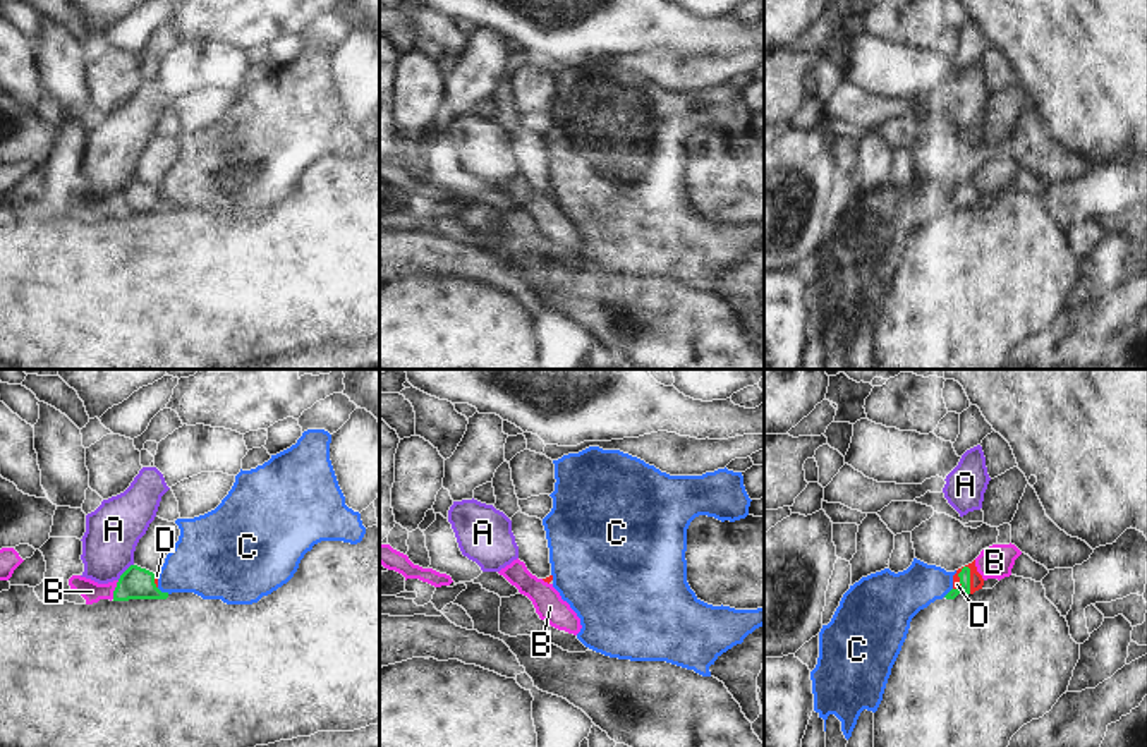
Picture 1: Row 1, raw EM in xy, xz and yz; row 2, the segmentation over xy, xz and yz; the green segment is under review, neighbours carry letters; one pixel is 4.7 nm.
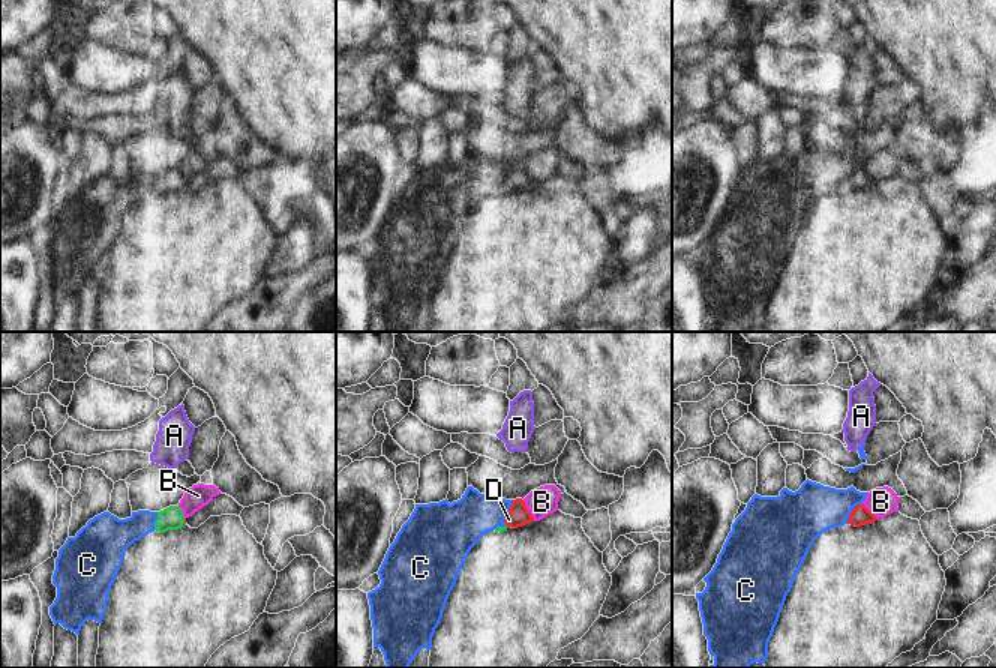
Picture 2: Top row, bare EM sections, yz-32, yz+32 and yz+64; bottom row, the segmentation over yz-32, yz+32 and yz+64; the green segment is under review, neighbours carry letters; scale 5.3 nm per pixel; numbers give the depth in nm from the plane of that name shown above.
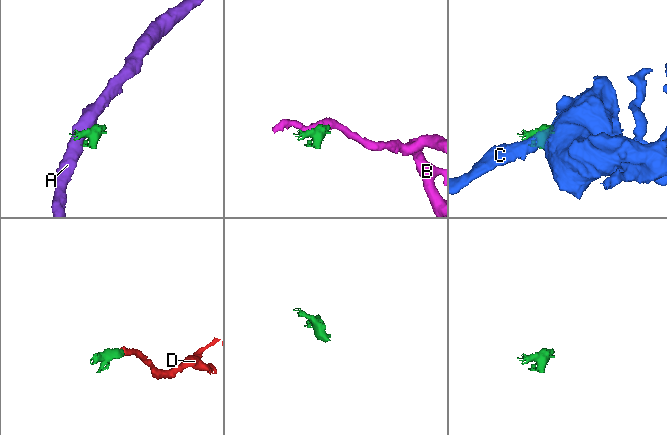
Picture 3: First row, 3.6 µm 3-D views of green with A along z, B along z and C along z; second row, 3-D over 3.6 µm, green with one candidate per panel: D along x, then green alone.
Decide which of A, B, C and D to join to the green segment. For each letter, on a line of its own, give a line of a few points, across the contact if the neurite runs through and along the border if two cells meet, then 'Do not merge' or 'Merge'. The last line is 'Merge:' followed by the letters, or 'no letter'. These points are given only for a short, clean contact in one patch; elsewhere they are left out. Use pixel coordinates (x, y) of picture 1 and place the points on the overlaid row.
A: Line: xy (133, 564), (117, 579). Do not merge
B: Line: xy (119, 581), (112, 598). Do not merge
C: Do not merge
D: Line: yz (964, 576), (960, 579), (964, 567), (976, 579). Merge
Merge: D

